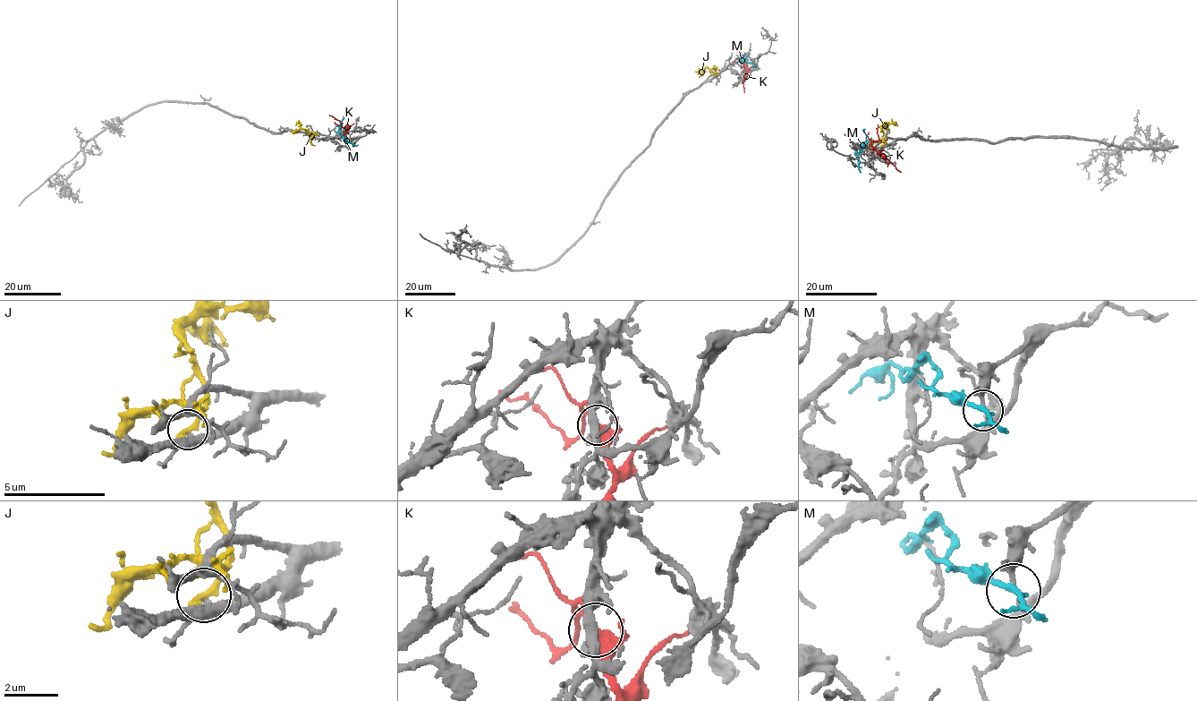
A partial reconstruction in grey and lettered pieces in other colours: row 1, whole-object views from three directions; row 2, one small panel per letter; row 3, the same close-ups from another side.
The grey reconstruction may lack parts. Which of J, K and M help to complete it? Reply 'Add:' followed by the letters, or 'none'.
Add: none

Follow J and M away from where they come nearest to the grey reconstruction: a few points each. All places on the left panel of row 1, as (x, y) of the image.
J: (310, 138), (299, 123), (295, 124)
M: (353, 143), (344, 139), (338, 131), (343, 116)

